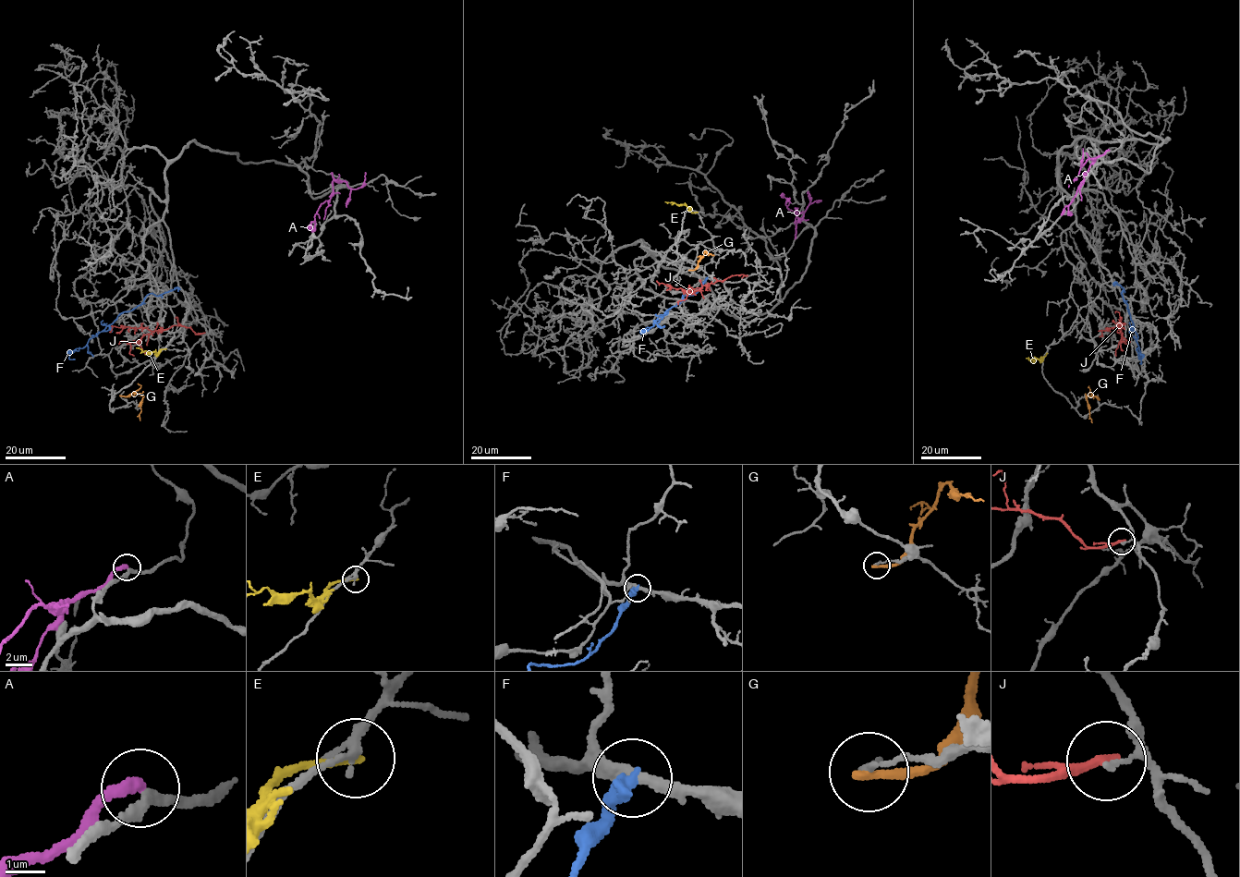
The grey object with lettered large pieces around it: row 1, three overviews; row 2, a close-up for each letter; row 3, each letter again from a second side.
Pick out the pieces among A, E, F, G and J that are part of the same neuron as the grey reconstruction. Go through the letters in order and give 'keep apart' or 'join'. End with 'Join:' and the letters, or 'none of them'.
A: keep apart
E: keep apart
F: keep apart
G: keep apart
J: keep apart
Join: none of them

